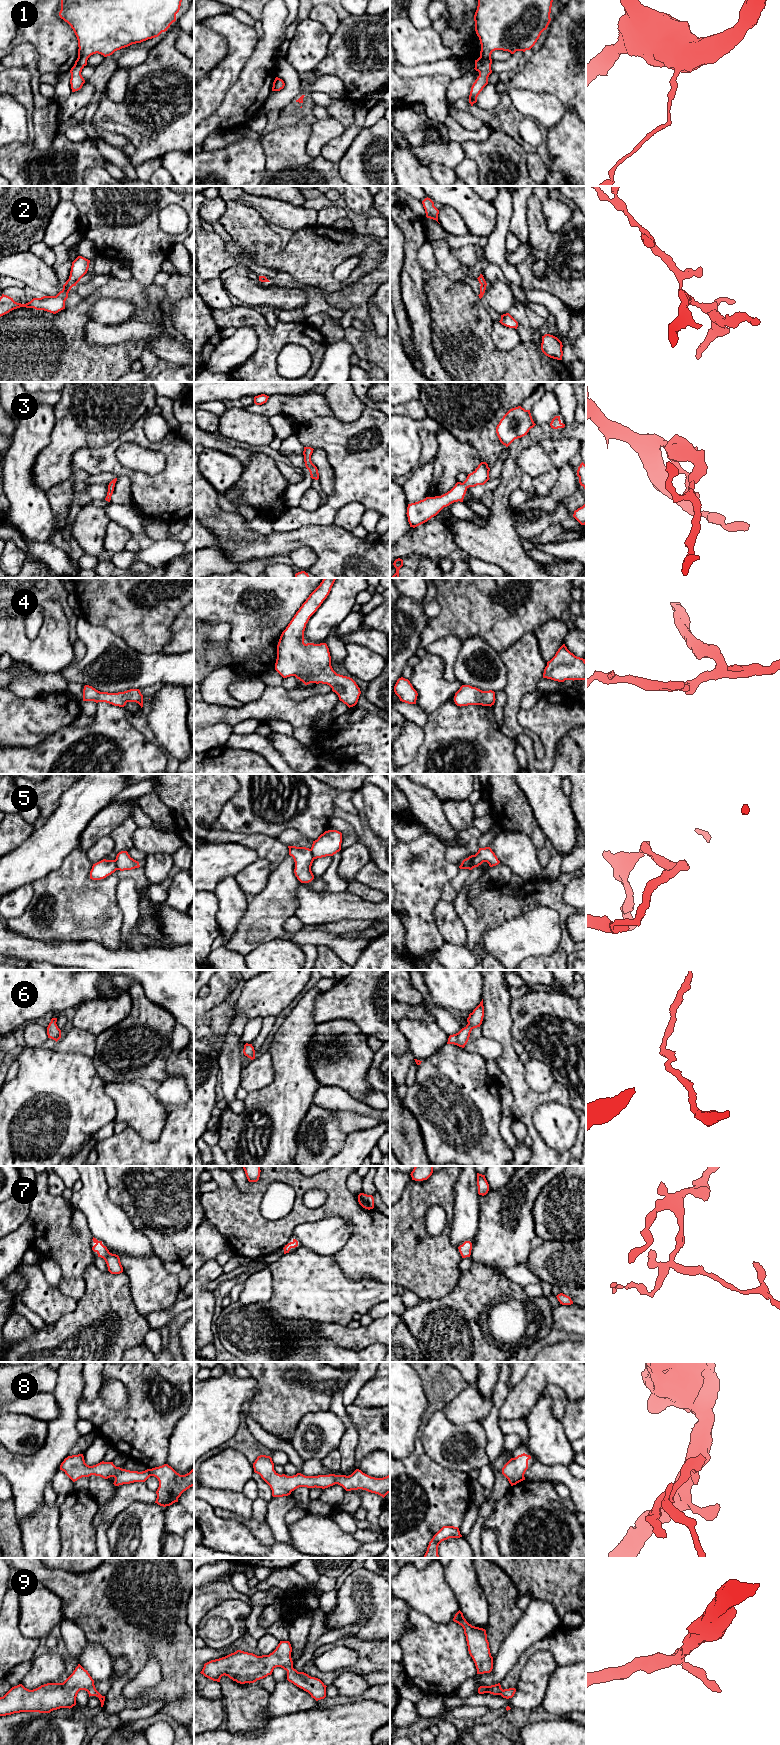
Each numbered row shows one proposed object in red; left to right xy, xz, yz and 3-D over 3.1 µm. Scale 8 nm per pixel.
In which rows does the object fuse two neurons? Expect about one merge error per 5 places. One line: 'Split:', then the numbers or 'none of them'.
Split: 5

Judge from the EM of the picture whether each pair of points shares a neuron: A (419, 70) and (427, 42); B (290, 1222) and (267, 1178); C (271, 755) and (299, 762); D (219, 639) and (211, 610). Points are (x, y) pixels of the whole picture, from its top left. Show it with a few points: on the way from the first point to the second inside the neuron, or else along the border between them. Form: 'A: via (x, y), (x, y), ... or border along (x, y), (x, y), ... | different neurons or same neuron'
A: border along (444, 59), (414, 66), (404, 66), (400, 63) | different neurons
B: via (298, 1206), (298, 1187), (287, 1176), (283, 1176) | same neuron
C: border along (269, 739), (273, 747), (287, 763) | different neurons
D: border along (204, 622), (228, 623), (231, 626), (228, 643) | different neurons

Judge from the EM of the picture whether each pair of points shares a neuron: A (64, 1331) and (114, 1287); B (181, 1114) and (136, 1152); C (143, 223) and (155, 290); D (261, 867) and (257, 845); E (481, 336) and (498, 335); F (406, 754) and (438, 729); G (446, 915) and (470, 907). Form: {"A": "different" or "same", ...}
{"A": "same", "B": "same", "C": "different", "D": "different", "E": "different", "F": "different", "G": "different"}

